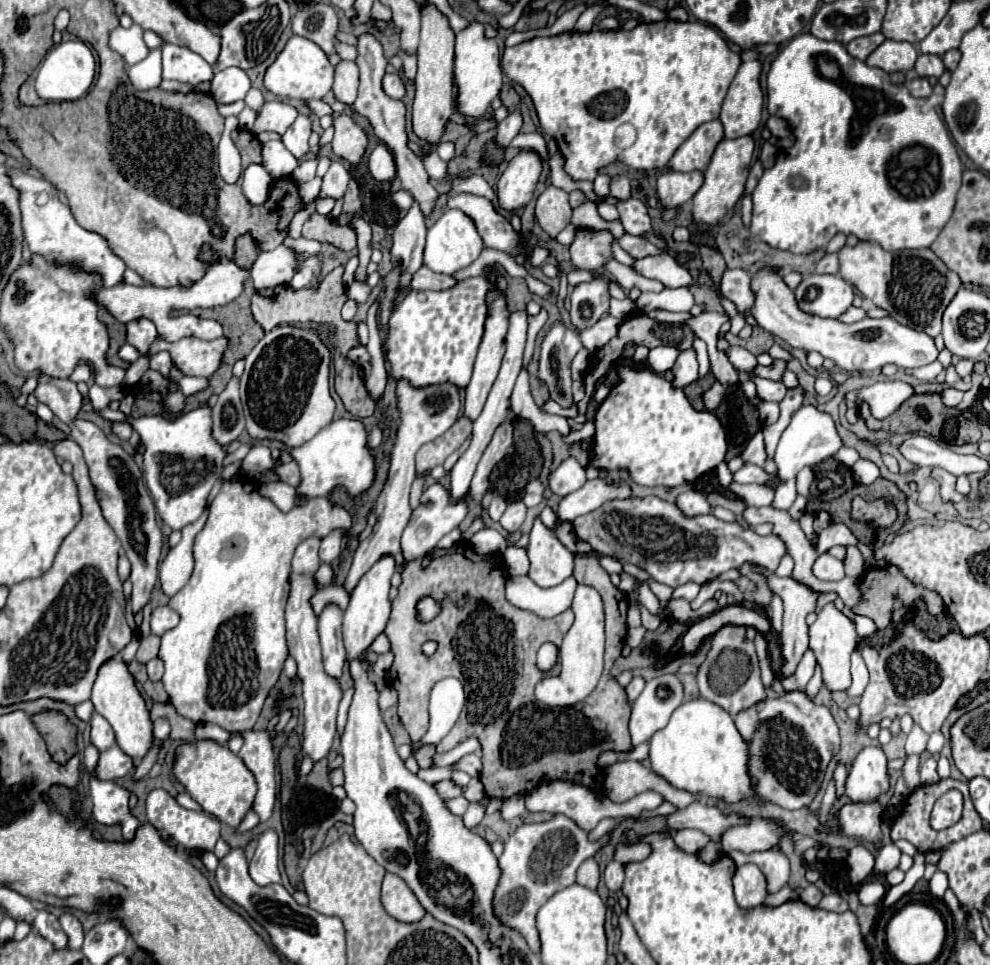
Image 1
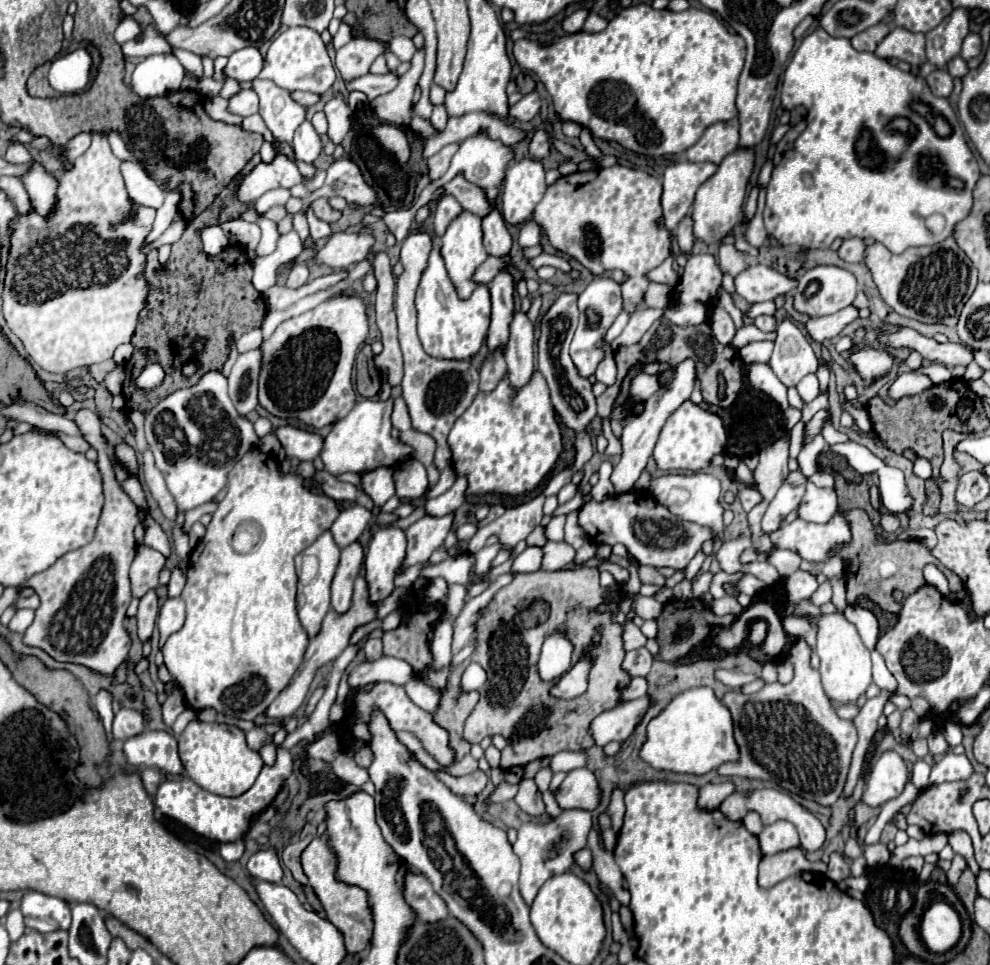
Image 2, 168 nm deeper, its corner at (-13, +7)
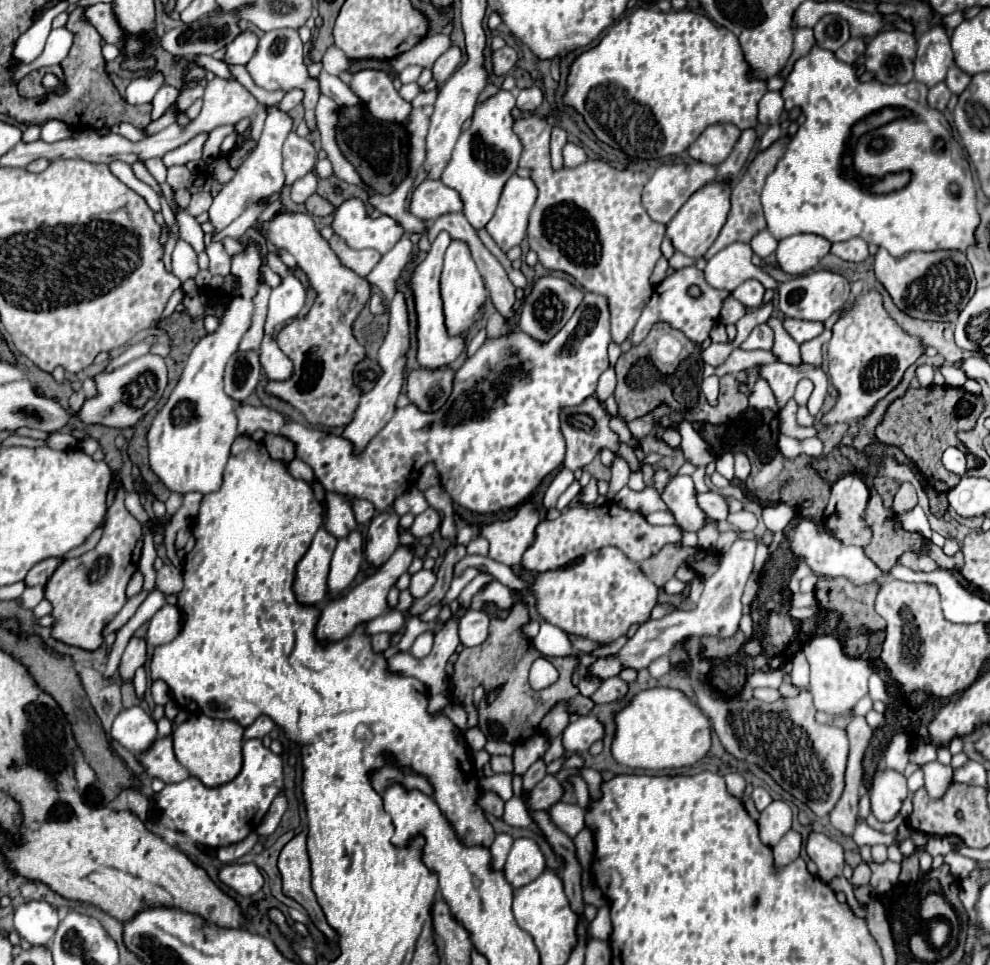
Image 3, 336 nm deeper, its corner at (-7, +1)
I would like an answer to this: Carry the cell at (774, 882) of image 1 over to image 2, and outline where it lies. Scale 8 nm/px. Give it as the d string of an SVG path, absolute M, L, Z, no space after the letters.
M776 820L758 834L762 854L776 854L788 848L798 846L798 832L796 826L788 820Z

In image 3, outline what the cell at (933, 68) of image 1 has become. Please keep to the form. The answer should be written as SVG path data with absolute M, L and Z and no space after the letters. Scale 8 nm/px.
M950 66L944 82L946 82L946 86L948 86L954 94L962 94L964 88L968 86L968 82L970 82L970 76L968 76L966 72L958 70L958 66Z

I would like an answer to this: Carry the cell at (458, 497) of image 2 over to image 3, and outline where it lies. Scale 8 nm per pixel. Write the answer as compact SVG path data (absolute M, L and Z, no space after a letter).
M426 508L422 514L416 516L414 524L410 526L410 532L412 532L416 538L422 538L422 536L428 536L428 534L432 534L434 530L438 530L438 528L440 528L440 522L442 522L442 516L438 514L438 510Z

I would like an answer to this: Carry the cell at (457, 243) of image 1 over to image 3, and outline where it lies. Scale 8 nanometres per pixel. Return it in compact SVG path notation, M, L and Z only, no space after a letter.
M458 240L450 242L450 246L446 250L446 256L444 256L440 292L442 292L442 300L444 300L444 316L446 316L448 332L452 336L456 336L456 334L462 334L462 332L470 330L474 320L480 318L480 314L482 314L482 304L488 298L488 290L484 286L482 276L478 274L476 262L474 262L466 242L458 242Z

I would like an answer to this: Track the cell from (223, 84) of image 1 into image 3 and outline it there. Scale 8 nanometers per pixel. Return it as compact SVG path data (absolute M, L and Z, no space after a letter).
M244 30L228 48L226 48L226 56L224 62L228 66L246 66L246 62L250 62L250 58L254 56L258 38L256 34Z

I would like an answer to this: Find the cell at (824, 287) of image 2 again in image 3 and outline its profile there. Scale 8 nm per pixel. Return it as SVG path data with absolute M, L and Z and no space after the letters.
M818 270L804 276L796 276L778 288L780 294L780 310L788 318L800 318L800 320L828 320L836 310L840 310L846 300L850 298L850 282L830 270Z

